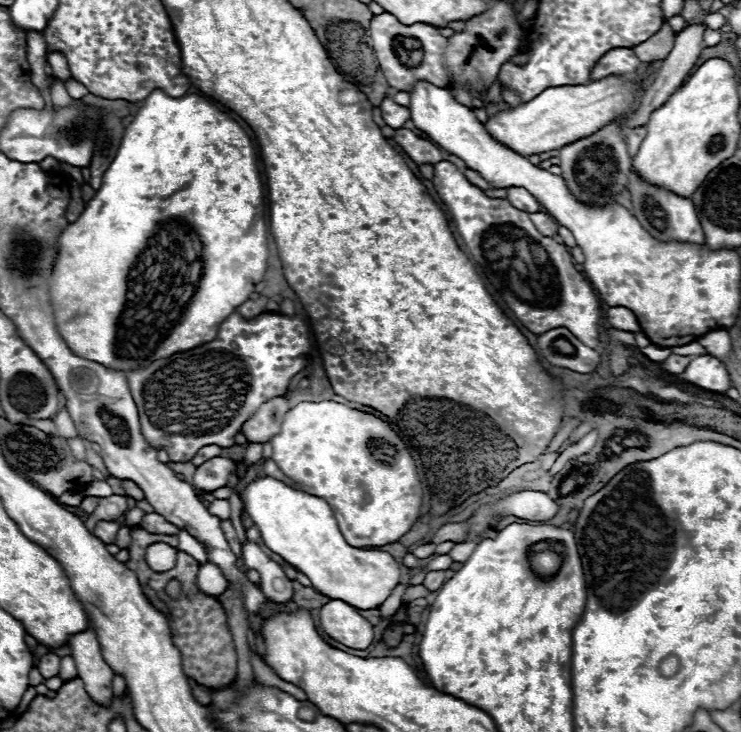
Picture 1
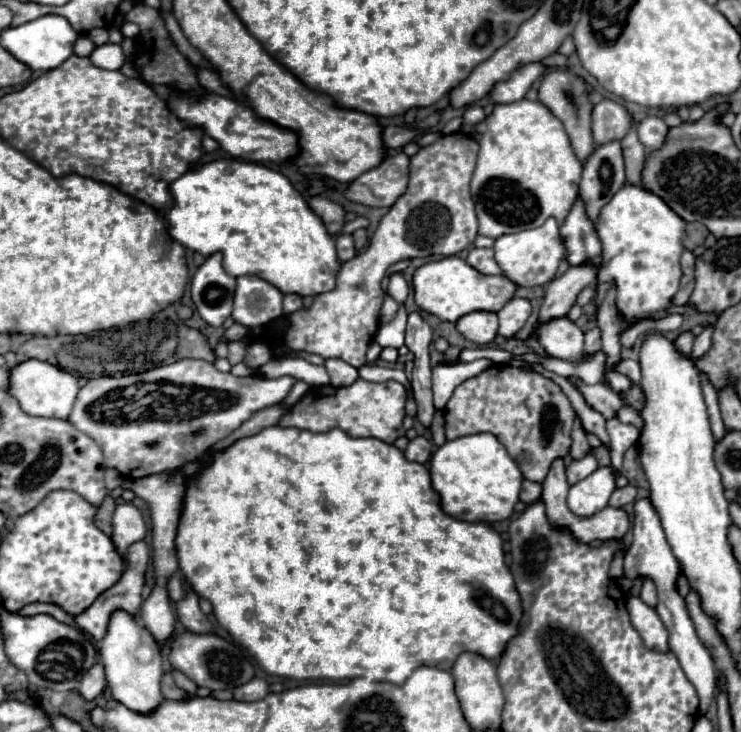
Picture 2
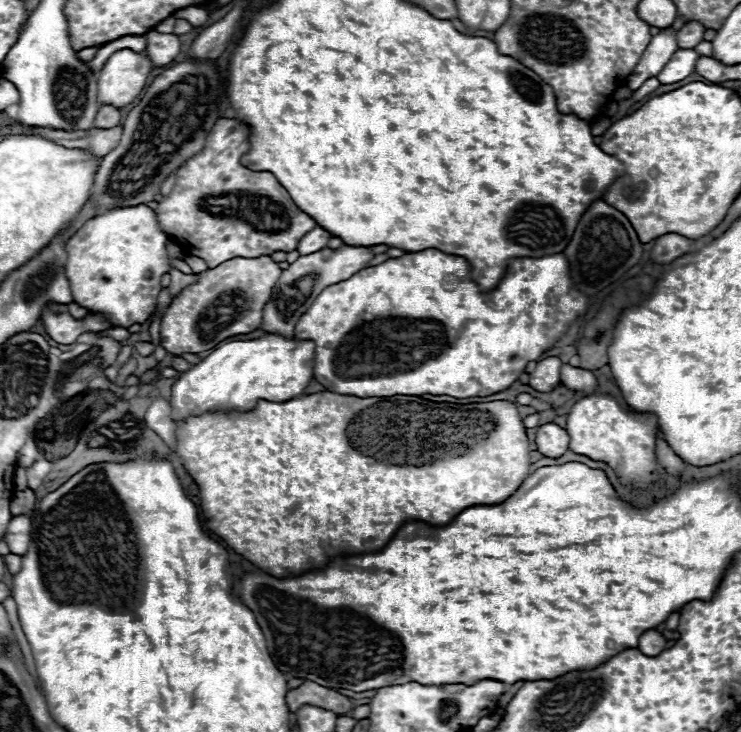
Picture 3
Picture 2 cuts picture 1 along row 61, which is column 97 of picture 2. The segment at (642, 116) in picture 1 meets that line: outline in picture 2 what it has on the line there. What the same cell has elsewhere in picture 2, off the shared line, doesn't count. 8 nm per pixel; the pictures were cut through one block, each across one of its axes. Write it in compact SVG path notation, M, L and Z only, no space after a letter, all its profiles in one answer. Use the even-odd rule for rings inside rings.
M98 662L84 674L80 682L80 696L90 702L98 698L104 692L104 688L106 688L106 674L104 674L104 666Z

